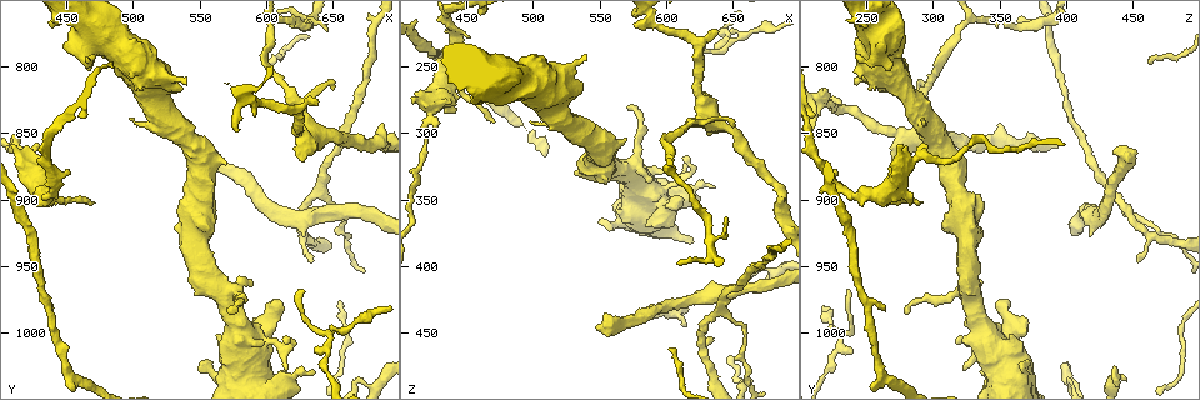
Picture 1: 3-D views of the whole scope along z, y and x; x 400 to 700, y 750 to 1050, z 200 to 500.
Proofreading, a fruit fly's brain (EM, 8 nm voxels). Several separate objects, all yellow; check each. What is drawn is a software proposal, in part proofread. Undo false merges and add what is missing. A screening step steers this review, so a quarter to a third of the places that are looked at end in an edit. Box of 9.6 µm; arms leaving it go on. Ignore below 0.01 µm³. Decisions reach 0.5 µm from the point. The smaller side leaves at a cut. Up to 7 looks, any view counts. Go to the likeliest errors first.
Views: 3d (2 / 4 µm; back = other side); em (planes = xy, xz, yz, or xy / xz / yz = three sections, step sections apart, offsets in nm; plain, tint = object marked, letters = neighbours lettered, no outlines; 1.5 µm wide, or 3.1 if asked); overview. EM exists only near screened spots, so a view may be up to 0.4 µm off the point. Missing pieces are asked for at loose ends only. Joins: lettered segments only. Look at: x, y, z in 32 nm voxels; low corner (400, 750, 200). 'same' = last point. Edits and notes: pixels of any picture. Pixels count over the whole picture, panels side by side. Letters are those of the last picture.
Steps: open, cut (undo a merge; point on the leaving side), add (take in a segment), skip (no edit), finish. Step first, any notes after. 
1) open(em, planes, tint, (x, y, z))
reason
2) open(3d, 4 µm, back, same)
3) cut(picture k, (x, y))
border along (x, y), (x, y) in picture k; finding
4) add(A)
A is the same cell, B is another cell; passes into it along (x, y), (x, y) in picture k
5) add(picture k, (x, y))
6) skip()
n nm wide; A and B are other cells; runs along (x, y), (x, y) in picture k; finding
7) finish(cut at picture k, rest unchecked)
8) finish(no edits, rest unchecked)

open(em, yz, step 8, letters, (574, 986, 278))
an open end

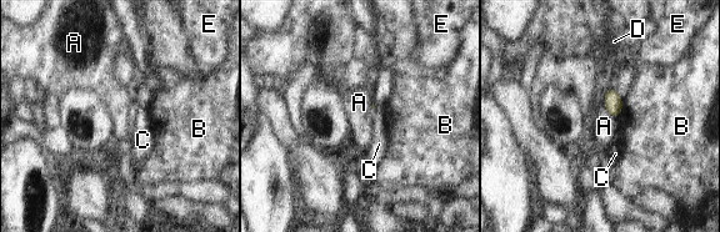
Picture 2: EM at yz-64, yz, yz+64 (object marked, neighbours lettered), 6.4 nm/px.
open(em, xy, step 8, letters, same)

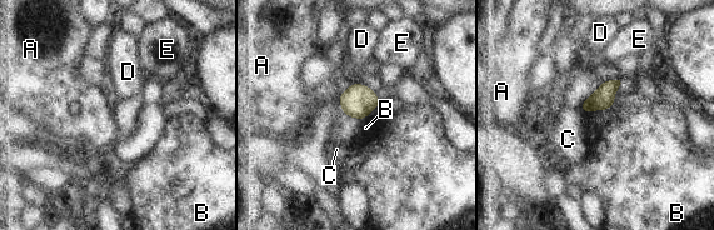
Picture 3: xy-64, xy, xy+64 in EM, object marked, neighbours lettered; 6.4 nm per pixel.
skip()
B touches over 300 nm; A, B, C, D and E are other cells; border along (338, 95), (346, 114), (364, 119) in picture 3; none of them fits

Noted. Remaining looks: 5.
open(em, planes, plain, (638, 828, 224))
free end

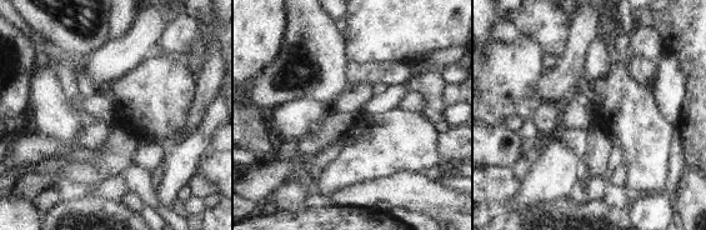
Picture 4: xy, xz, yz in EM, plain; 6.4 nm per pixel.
open(em, planes, tint, same)
with the object marked

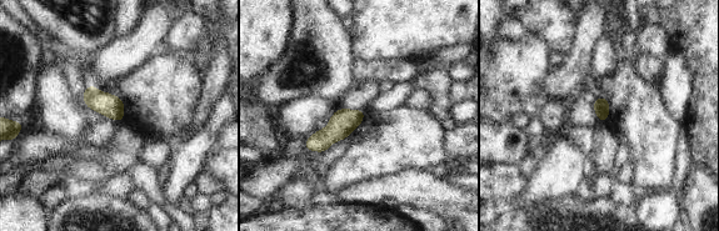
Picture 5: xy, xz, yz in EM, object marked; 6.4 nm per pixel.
open(em, planes, letters, same)

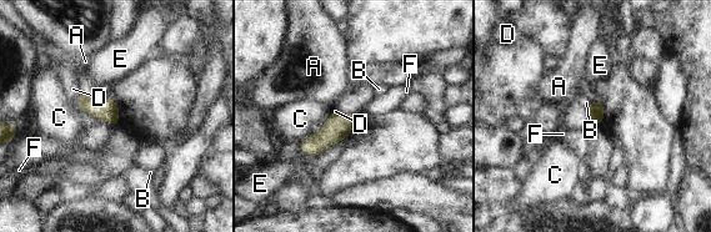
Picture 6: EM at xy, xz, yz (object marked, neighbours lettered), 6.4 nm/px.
add(D)
D is the same cell, A, B, C, E and F are other cells; passes into it along (105, 110), (79, 96), (70, 79) in picture 6; the neuron continues

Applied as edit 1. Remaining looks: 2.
open(3d, 4 µm, (452, 1026, 260))
arms part here

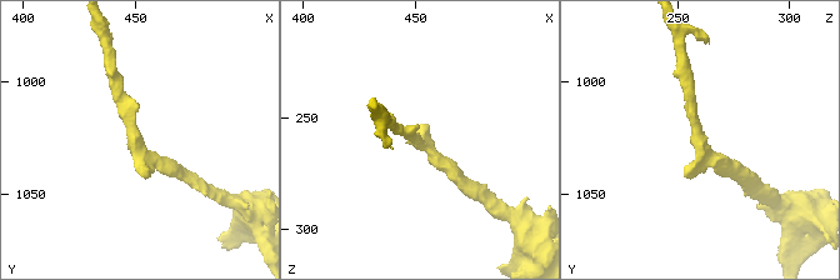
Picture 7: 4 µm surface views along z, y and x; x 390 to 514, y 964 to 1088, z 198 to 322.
open(em, planes, letters, (453, 1028, 261))
now the EM

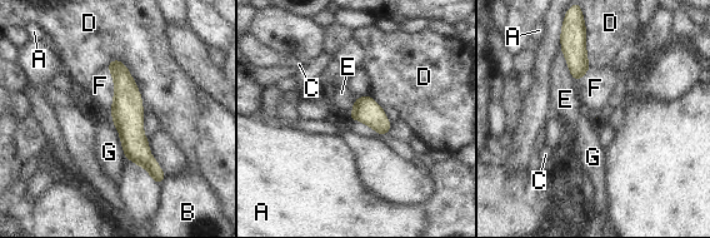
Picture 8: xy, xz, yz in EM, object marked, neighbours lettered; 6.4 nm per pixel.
skip()
A, B, C, D, E, F and G are other cells; runs along (115, 63), (135, 148), (159, 178) in picture 8; all the same neuron

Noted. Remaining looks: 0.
finish(add at picture 6, rest unchecked)

